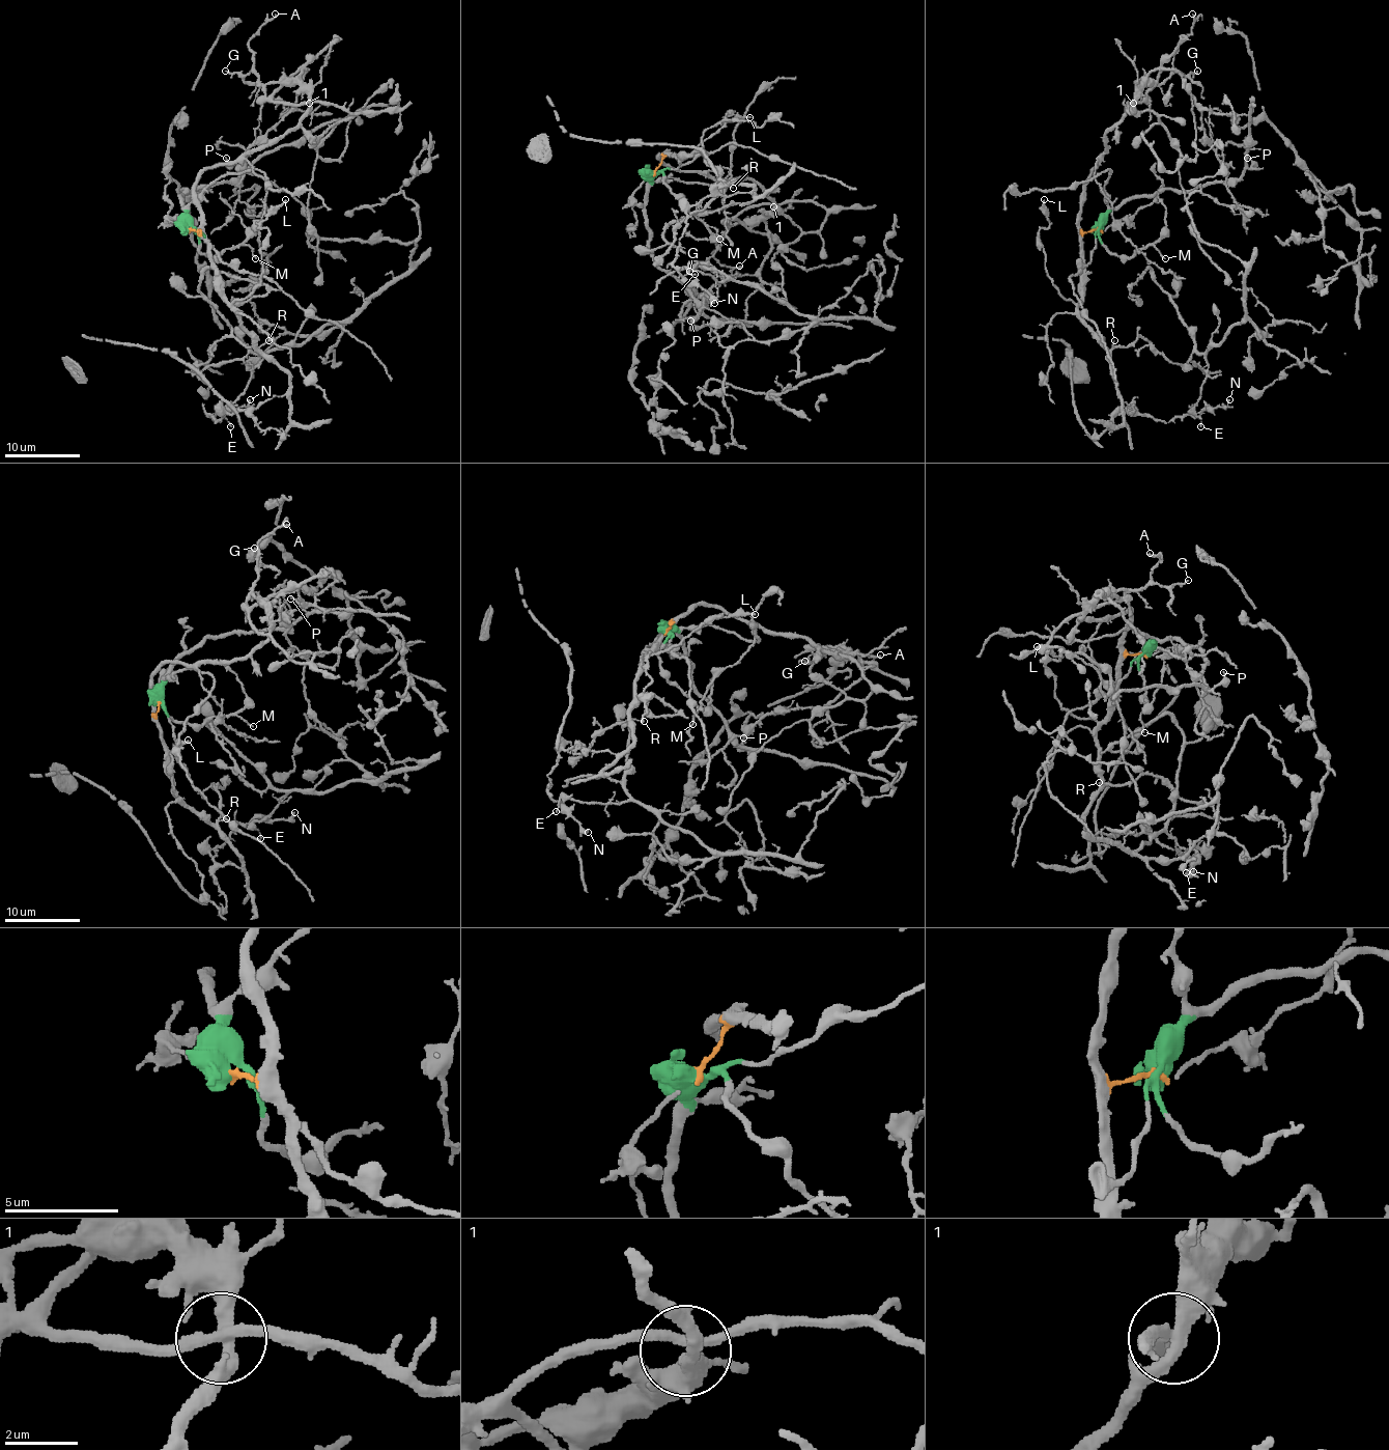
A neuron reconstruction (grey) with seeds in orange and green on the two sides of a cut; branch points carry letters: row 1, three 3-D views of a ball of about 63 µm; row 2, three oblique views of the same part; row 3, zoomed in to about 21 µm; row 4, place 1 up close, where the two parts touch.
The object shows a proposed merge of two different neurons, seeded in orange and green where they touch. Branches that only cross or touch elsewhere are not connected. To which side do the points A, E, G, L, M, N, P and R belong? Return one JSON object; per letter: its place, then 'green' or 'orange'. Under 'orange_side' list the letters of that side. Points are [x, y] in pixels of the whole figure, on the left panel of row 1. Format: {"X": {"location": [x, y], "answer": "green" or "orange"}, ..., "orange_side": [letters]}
{"A": {"location": [275, 14], "answer": "orange"}, "E": {"location": [230, 426], "answer": "orange"}, "G": {"location": [225, 71], "answer": "orange"}, "L": {"location": [285, 199], "answer": "orange"}, "M": {"location": [255, 258], "answer": "green"}, "N": {"location": [250, 399], "answer": "orange"}, "P": {"location": [226, 158], "answer": "green"}, "R": {"location": [268, 340], "answer": "orange"}, "orange_side": ["A", "E", "G", "L", "N", "R"]}

